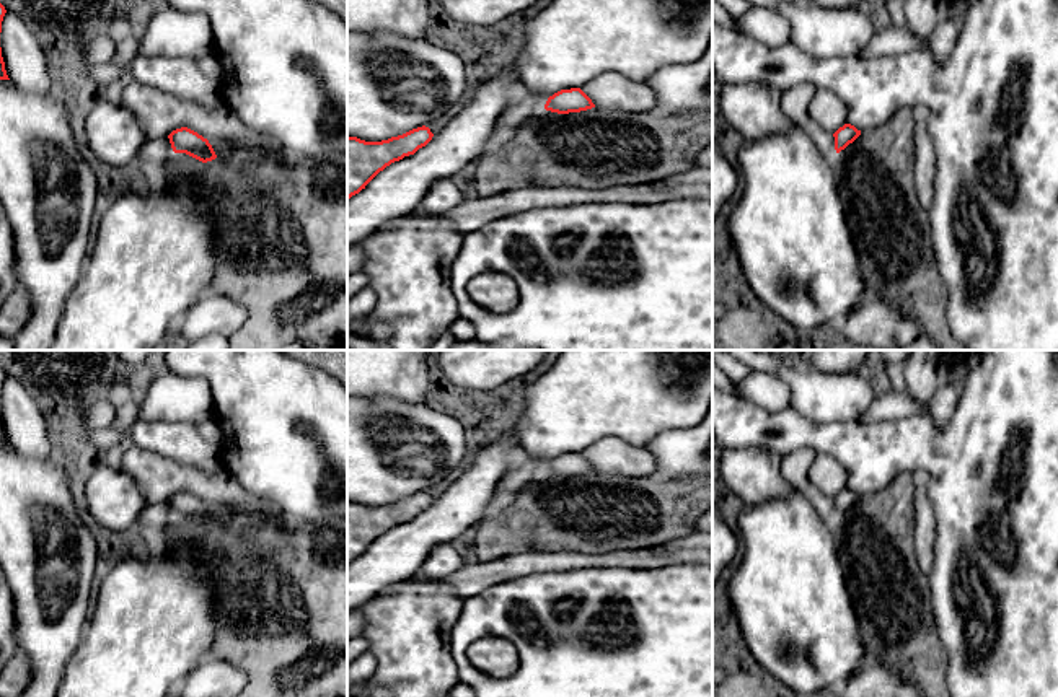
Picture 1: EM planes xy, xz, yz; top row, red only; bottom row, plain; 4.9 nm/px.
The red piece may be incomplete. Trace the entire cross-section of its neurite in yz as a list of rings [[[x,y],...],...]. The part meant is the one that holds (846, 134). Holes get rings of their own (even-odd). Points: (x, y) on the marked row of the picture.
[[[844,124],[843,127],[840,127],[833,137],[835,137],[835,150],[836,153],[840,153],[841,150],[844,150],[849,143],[853,143],[857,137],[861,135],[861,130],[857,130],[854,125],[851,124]]]

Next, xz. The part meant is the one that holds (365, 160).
[[[422,125],[381,142],[365,142],[347,135],[347,200],[359,194],[386,166],[414,155],[432,140]]]

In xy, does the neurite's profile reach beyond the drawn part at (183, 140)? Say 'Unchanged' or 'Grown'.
Unchanged

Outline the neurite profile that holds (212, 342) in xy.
[[[209,335],[205,339],[186,344],[184,350],[228,350],[228,344],[222,335]]]

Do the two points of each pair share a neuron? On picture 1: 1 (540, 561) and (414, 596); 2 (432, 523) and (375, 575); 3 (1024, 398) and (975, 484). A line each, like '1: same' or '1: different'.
1: different
2: same
3: same

